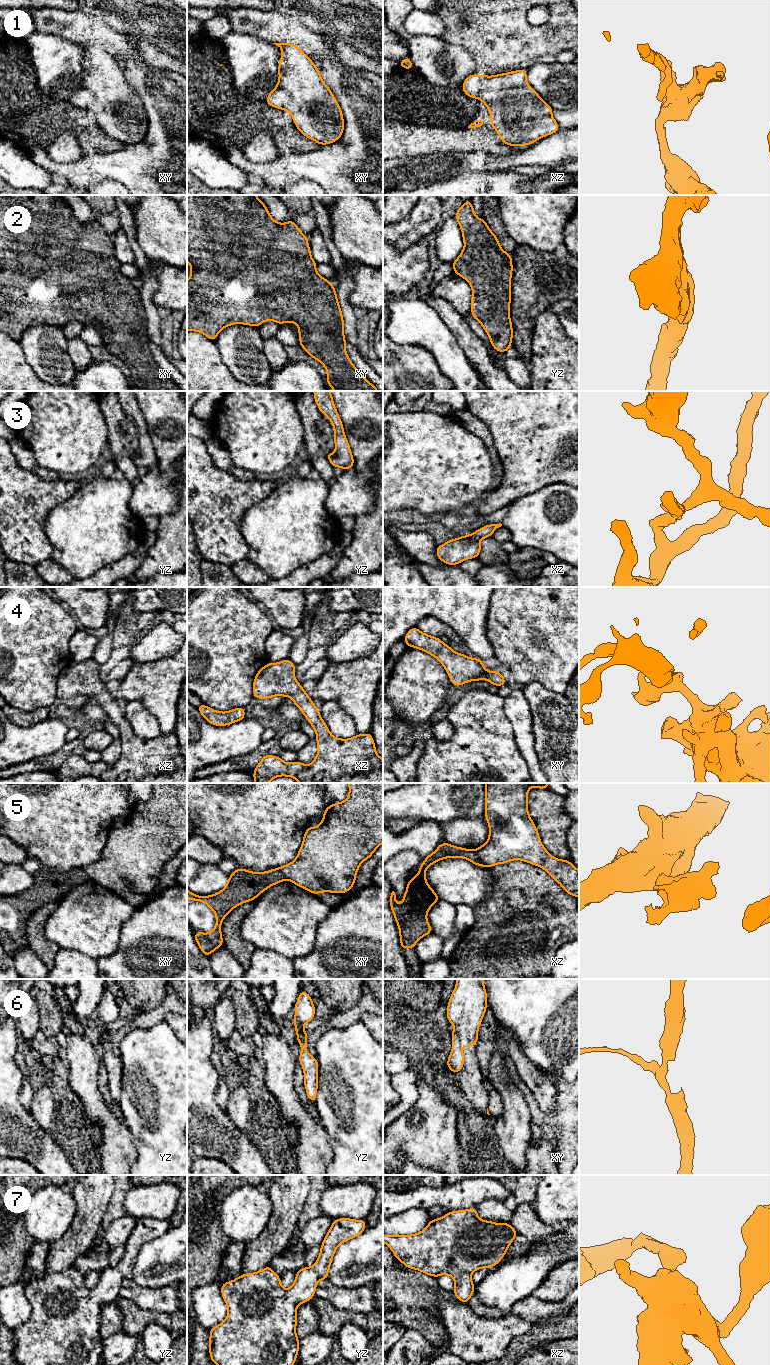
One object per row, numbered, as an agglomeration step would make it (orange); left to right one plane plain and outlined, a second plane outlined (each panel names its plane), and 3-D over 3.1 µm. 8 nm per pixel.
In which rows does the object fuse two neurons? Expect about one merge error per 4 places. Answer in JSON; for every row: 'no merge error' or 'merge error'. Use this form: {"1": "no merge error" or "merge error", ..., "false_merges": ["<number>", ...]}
{"1": "no merge error", "2": "no merge error", "3": "no merge error", "4": "no merge error", "5": "merge error", "6": "no merge error", "7": "no merge error", "false_merges": ["5"]}

